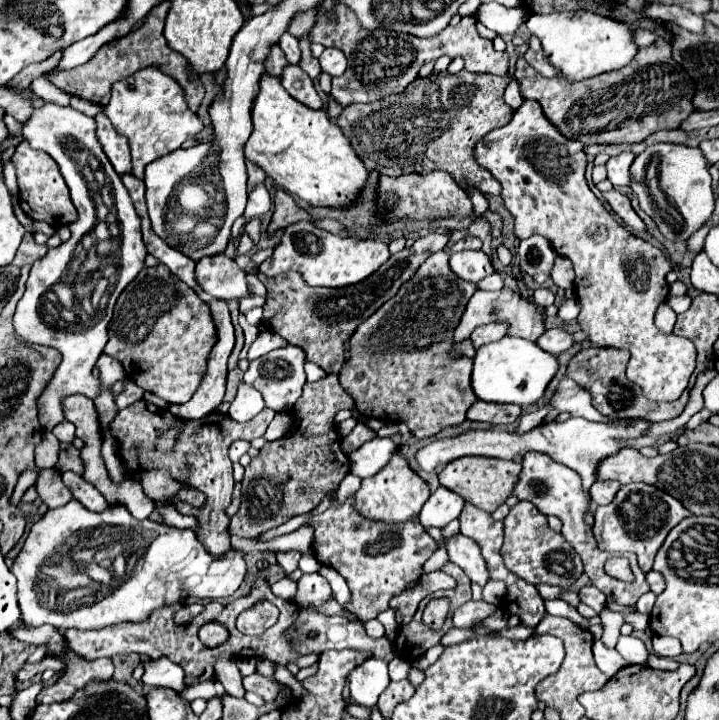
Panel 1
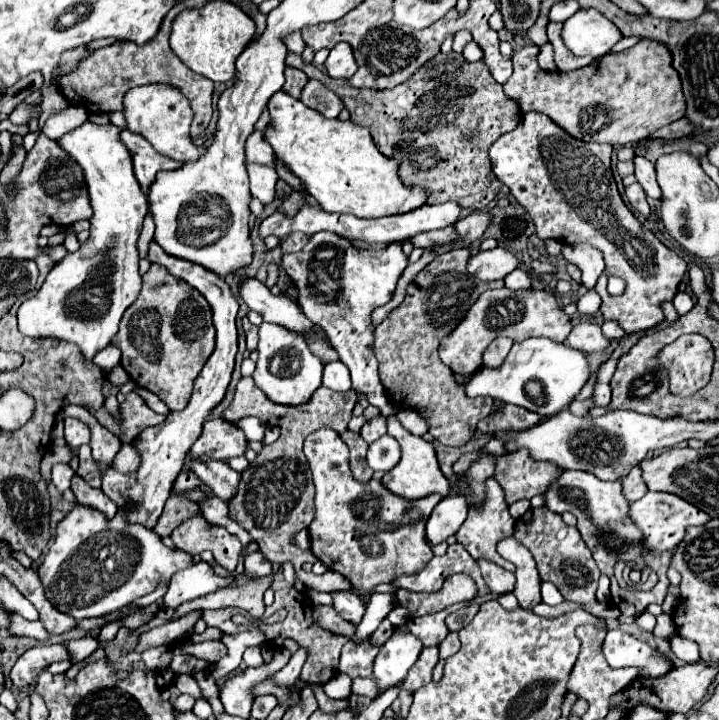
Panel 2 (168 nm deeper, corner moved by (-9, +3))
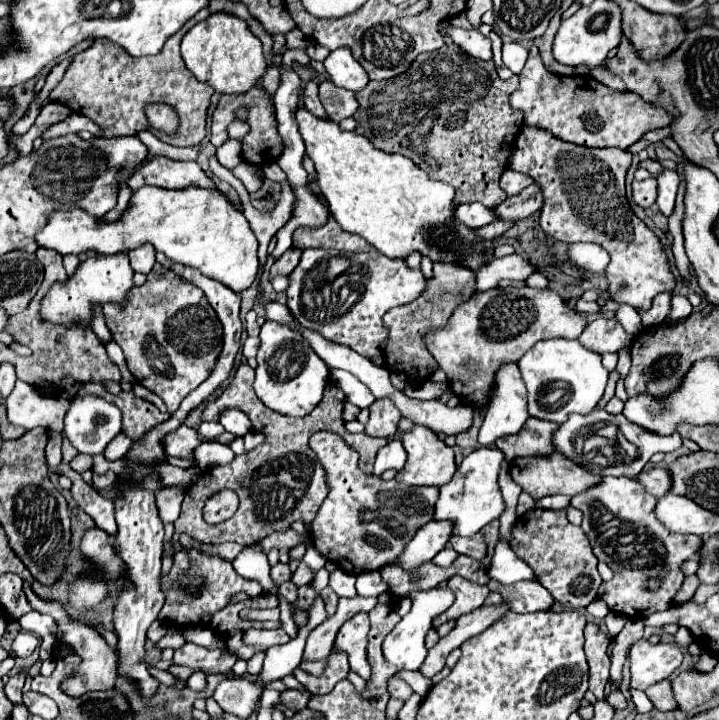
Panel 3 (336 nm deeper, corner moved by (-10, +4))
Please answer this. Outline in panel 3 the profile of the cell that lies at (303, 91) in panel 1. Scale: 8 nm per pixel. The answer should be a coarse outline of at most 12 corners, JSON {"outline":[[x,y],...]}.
{"outline":[[331,82],[319,86],[329,118],[351,118],[359,102],[351,90]]}

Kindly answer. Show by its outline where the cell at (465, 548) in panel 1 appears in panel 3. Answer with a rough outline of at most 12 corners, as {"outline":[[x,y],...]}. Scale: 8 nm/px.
{"outline":[[491,580],[517,614],[549,612],[555,598],[535,580]]}

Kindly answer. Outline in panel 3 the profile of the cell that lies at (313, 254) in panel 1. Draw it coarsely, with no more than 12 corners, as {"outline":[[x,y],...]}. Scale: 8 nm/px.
{"outline":[[303,250],[287,308],[303,328],[373,358],[383,314],[421,270],[383,254]]}

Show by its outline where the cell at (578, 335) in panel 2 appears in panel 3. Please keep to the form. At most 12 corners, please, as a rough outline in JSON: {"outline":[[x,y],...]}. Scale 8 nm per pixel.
{"outline":[[615,318],[587,324],[579,342],[599,354],[629,348],[633,336]]}

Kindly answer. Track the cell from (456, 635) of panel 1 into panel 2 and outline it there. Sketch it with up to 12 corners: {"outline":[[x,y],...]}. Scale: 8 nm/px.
{"outline":[[450,631],[438,645],[440,659],[448,659],[460,649],[458,631]]}

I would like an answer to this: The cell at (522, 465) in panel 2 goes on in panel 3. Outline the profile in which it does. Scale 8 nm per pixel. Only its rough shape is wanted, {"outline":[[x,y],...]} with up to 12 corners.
{"outline":[[515,458],[511,476],[535,500],[577,496],[601,474],[563,458]]}

